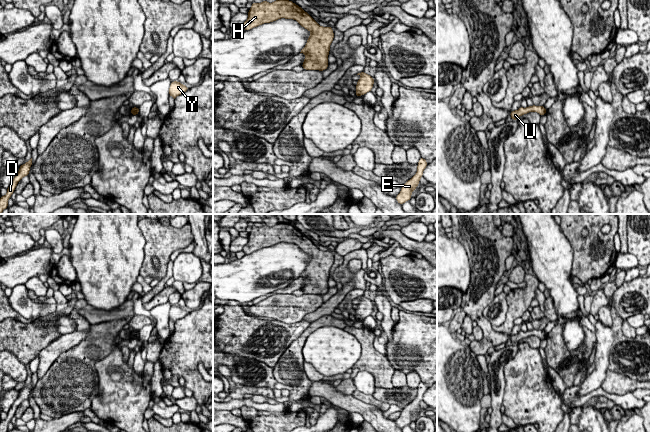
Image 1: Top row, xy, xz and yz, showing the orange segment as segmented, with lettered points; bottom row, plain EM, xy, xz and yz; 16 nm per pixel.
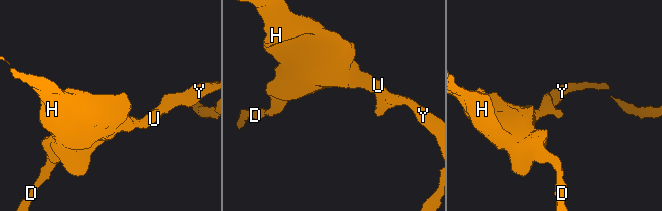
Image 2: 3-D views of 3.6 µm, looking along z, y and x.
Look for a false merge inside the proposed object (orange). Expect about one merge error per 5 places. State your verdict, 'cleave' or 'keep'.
keep

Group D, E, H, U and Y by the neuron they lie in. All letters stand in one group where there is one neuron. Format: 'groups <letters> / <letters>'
groups D E H U Y

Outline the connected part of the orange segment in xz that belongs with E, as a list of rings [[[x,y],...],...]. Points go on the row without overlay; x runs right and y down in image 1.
[[[420,382],[417,388],[417,396],[416,398],[408,404],[403,410],[401,411],[400,417],[395,420],[396,424],[399,428],[404,428],[406,425],[409,425],[412,421],[412,416],[416,413],[420,406],[420,402],[423,400],[423,395],[428,389],[427,385],[424,382]]]

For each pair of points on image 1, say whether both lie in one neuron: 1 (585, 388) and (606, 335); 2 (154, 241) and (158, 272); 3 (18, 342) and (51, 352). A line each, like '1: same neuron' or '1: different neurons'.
1: same neuron
2: same neuron
3: different neurons

